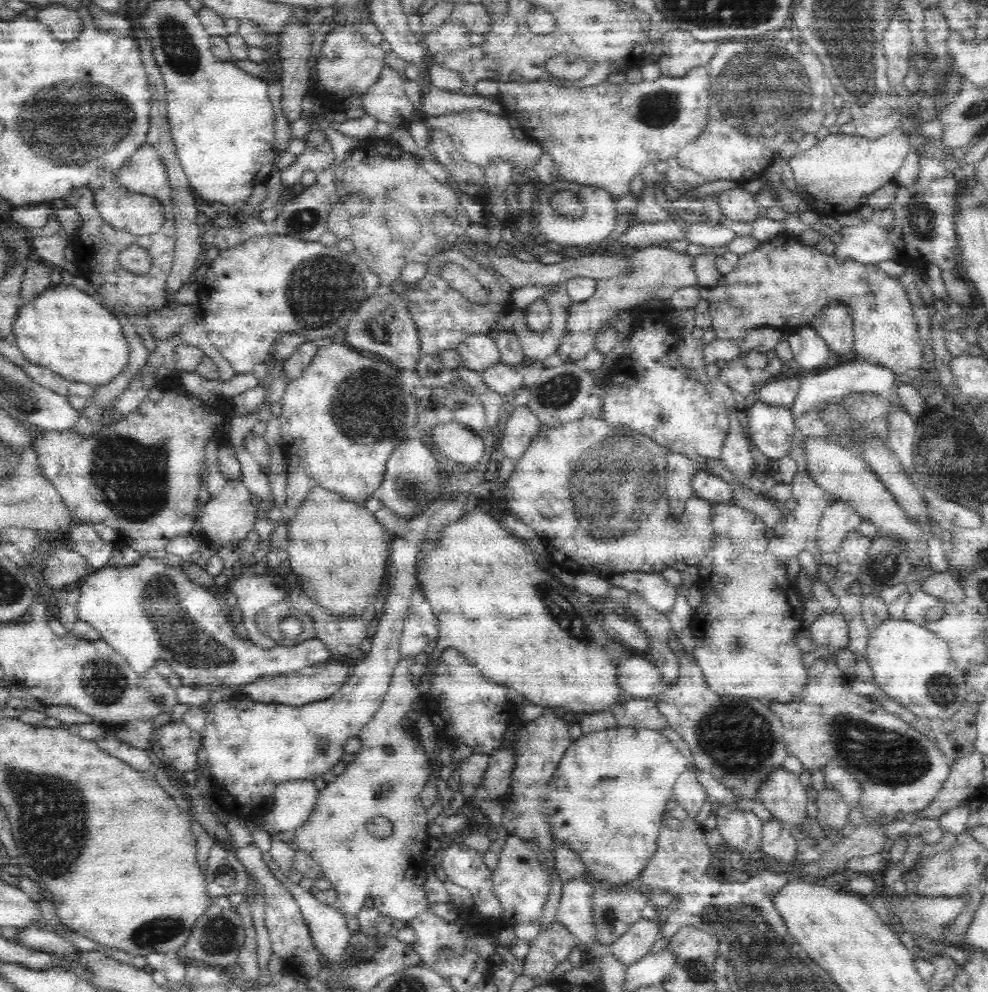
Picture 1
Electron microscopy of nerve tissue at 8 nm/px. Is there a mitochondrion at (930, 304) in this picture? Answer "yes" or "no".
no

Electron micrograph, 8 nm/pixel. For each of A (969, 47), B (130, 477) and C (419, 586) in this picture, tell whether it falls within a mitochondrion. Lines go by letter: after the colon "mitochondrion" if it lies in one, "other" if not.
A: other
B: mitochondrion
C: other

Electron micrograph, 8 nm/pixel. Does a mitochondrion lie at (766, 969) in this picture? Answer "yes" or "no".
yes

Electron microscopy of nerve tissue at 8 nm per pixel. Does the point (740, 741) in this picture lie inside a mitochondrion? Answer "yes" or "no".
yes

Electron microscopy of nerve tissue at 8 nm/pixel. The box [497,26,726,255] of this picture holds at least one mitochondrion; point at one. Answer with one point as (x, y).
(655, 111)

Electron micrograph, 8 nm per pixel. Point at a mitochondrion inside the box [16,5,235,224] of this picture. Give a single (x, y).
(182, 53)

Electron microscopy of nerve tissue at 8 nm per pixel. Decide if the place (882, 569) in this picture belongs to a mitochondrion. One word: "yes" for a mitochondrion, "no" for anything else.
yes

